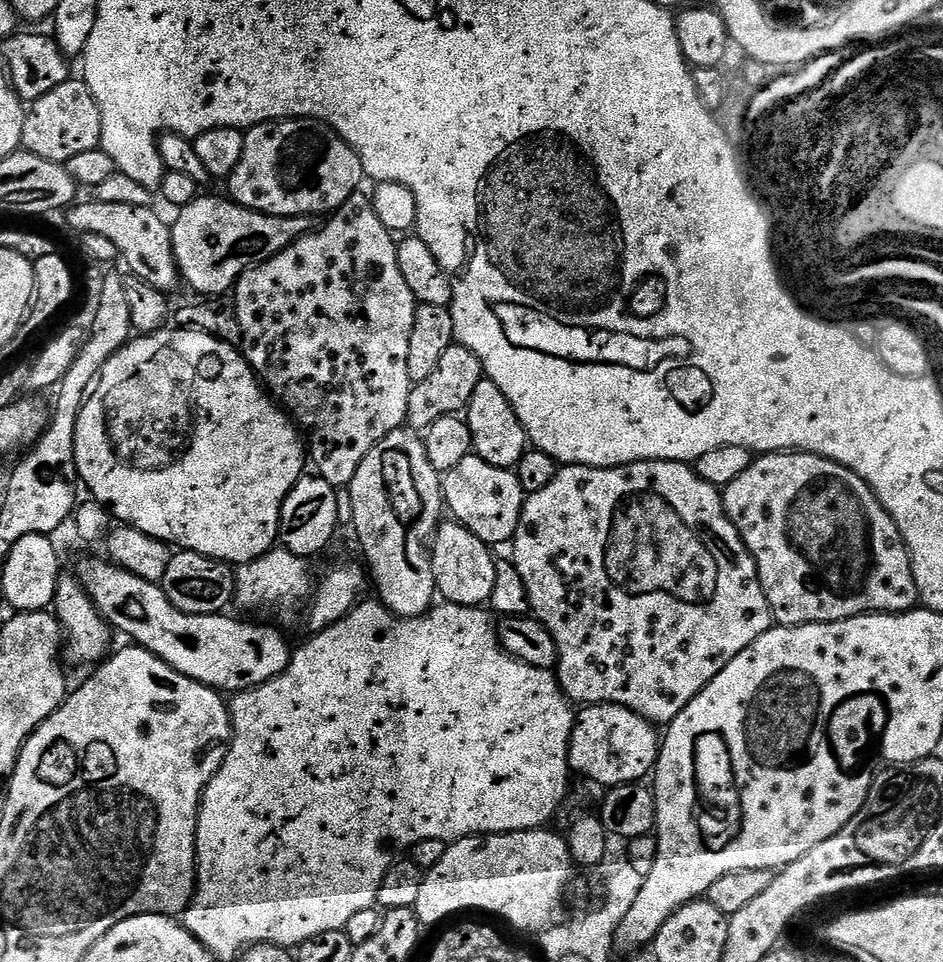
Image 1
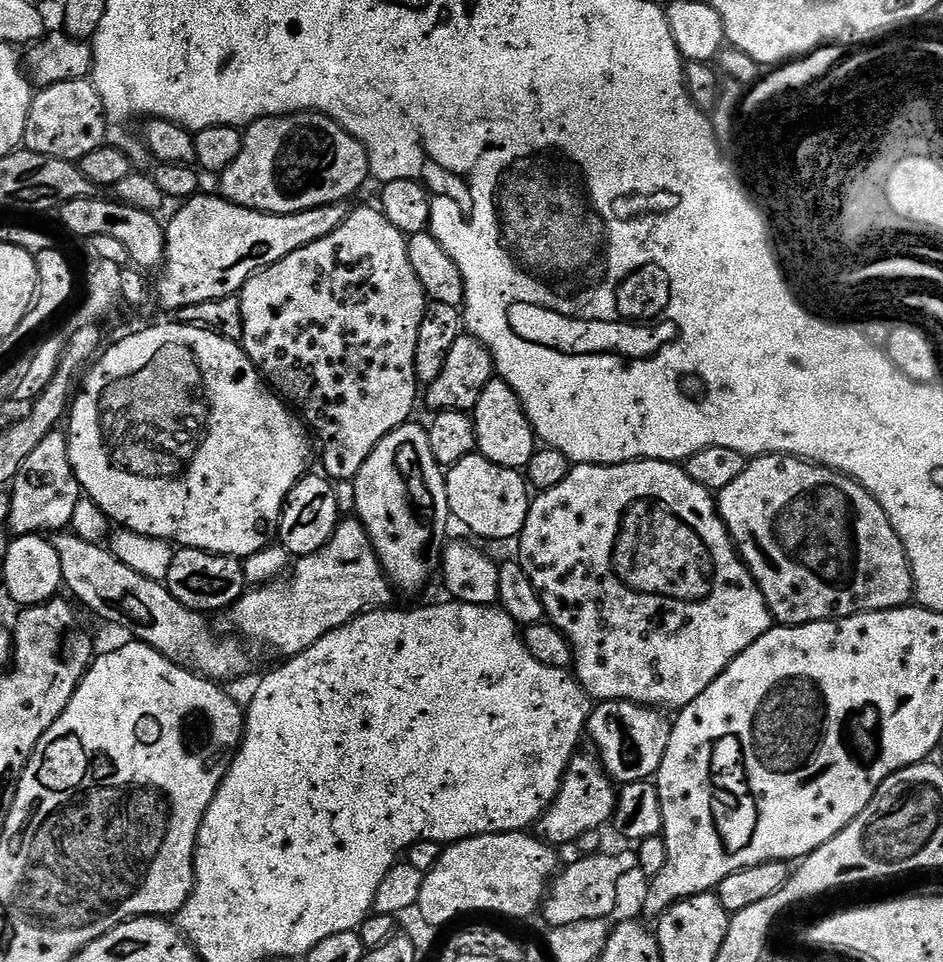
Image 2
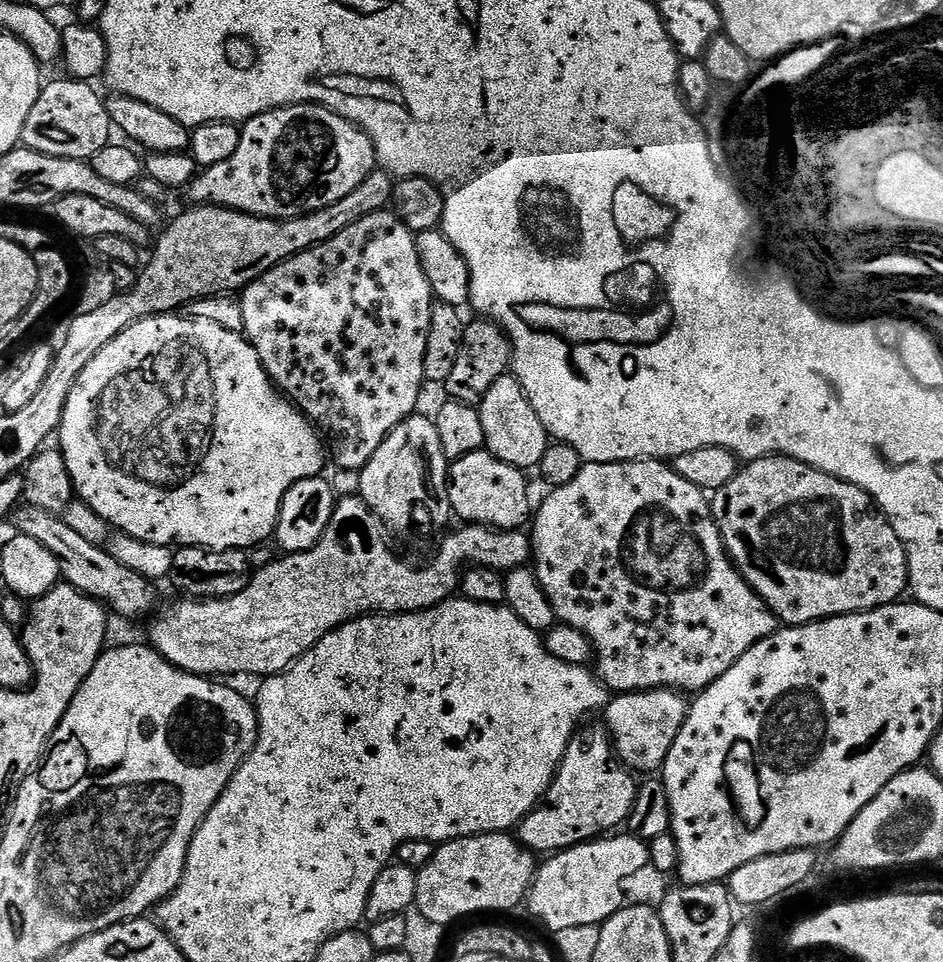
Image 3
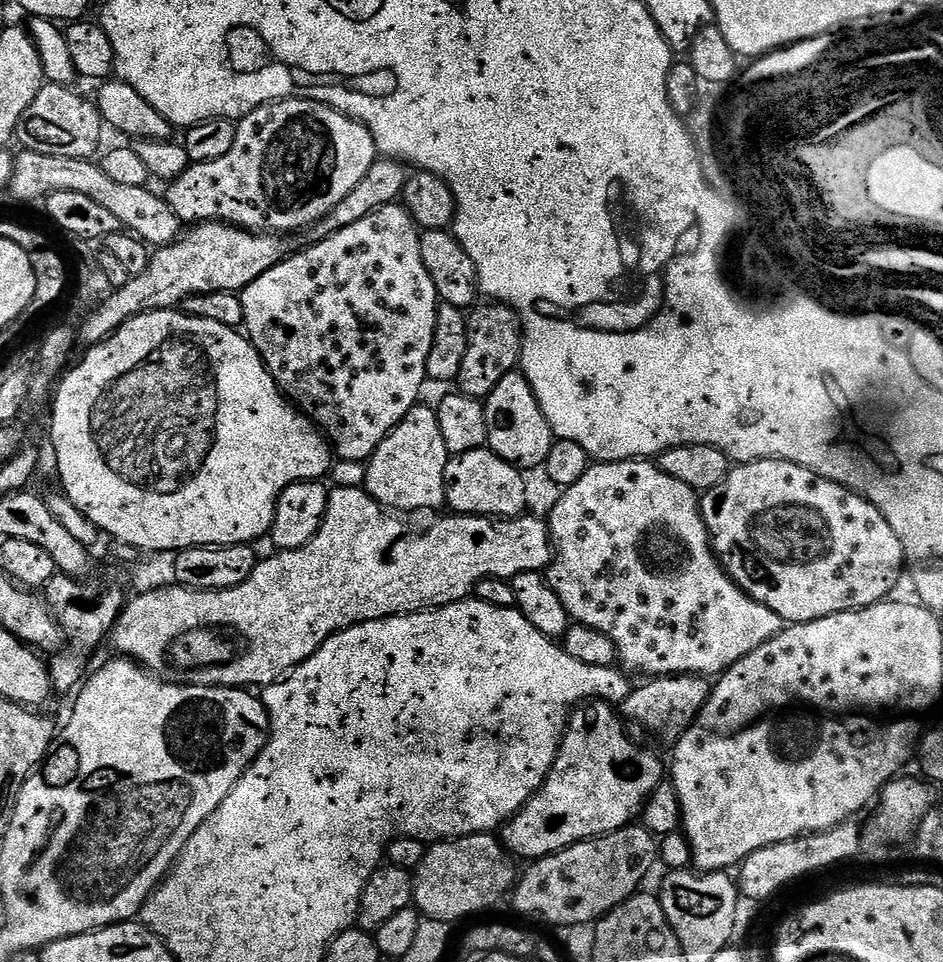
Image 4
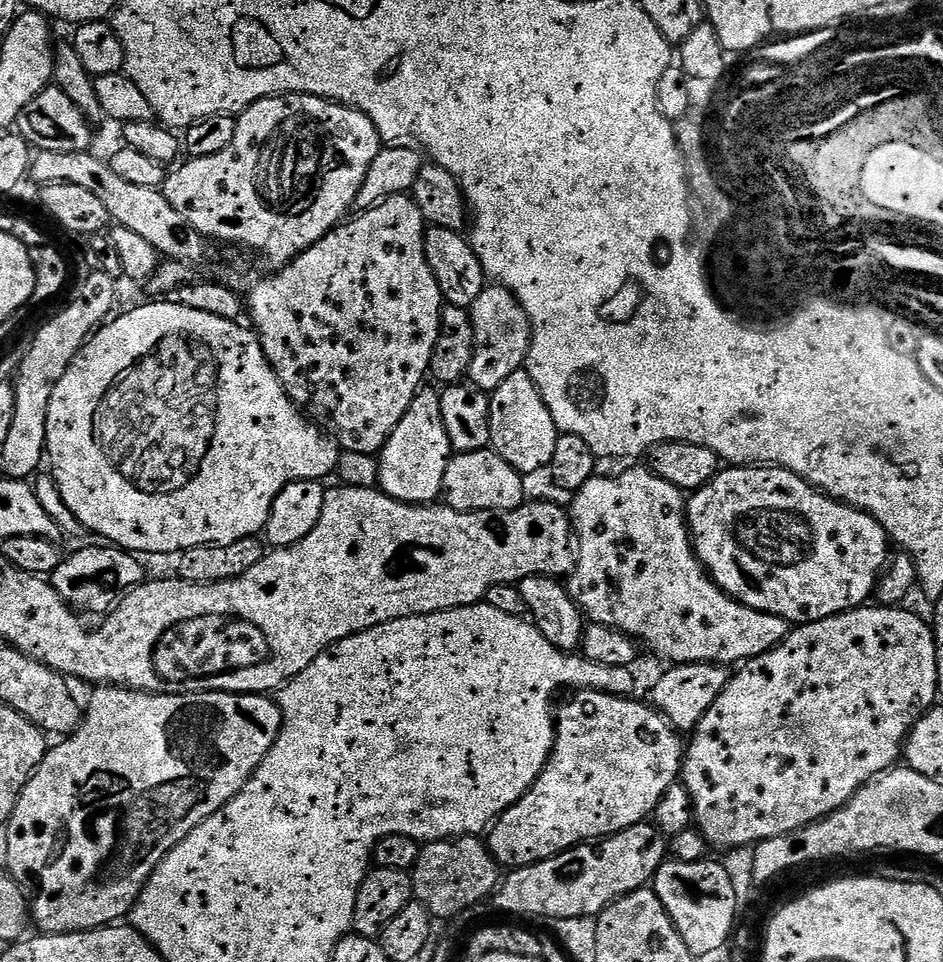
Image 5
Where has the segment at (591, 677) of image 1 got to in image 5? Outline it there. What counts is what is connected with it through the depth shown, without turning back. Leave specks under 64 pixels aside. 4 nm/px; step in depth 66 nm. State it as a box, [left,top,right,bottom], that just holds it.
[566,466,790,666]

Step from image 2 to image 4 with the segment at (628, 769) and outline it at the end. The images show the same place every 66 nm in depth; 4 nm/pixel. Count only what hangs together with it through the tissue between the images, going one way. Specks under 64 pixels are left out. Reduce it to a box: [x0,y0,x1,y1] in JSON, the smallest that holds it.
[622,674,712,742]

